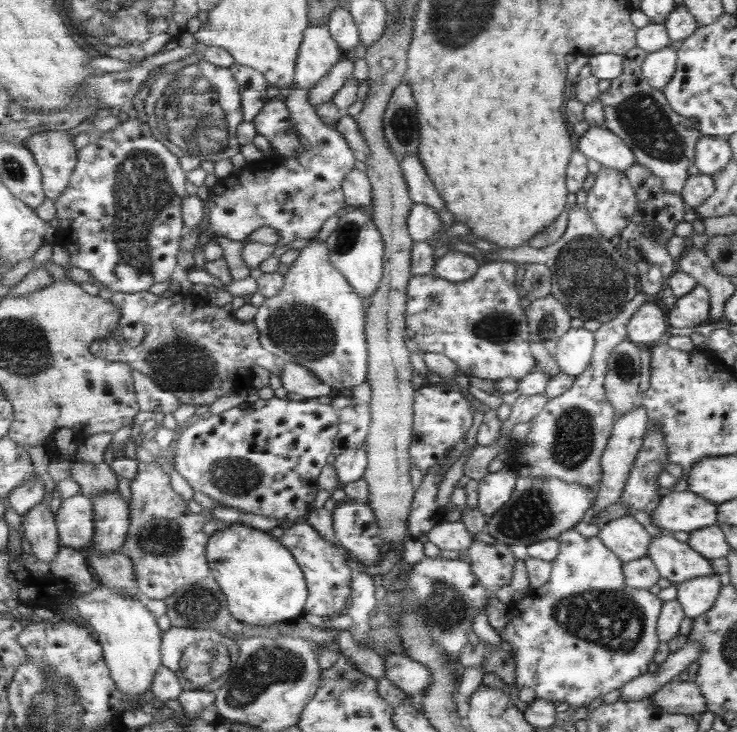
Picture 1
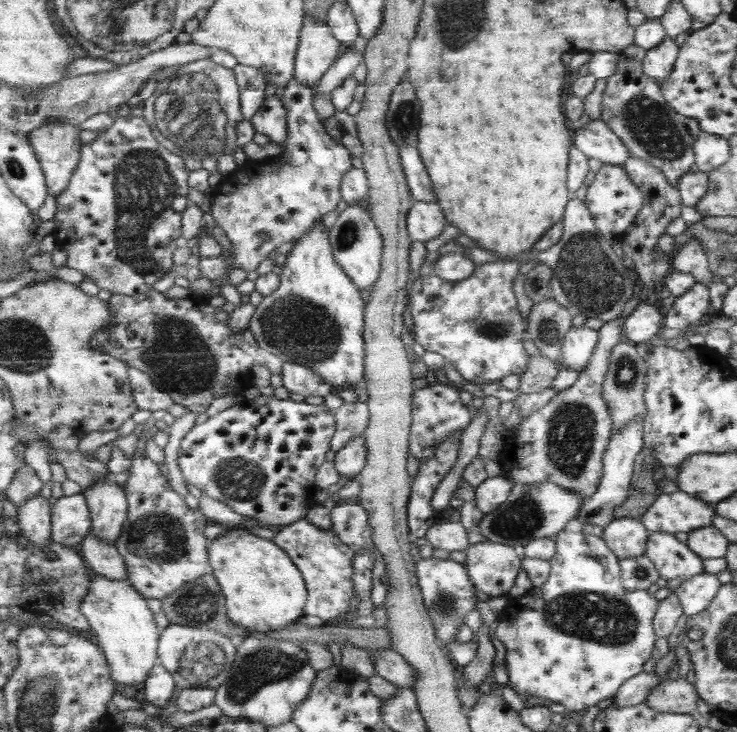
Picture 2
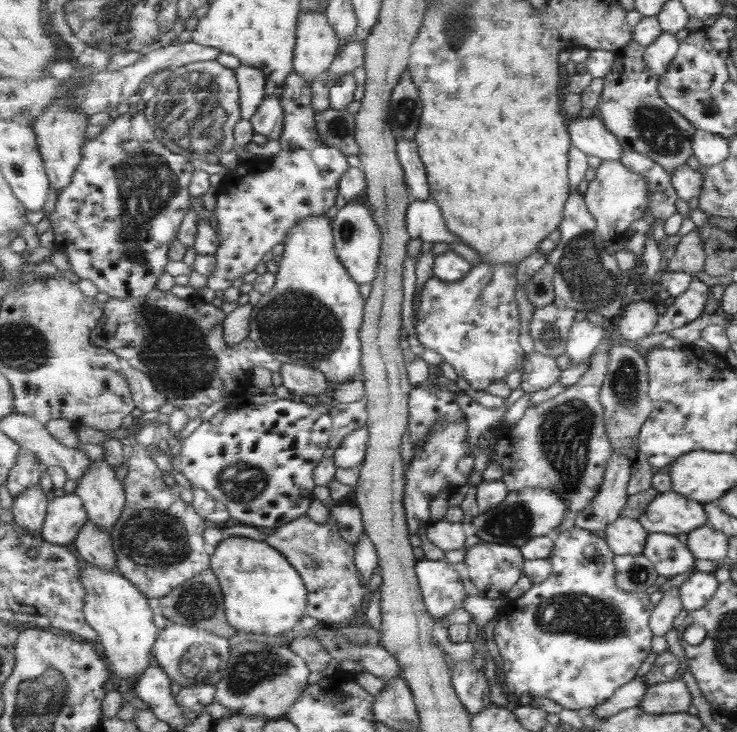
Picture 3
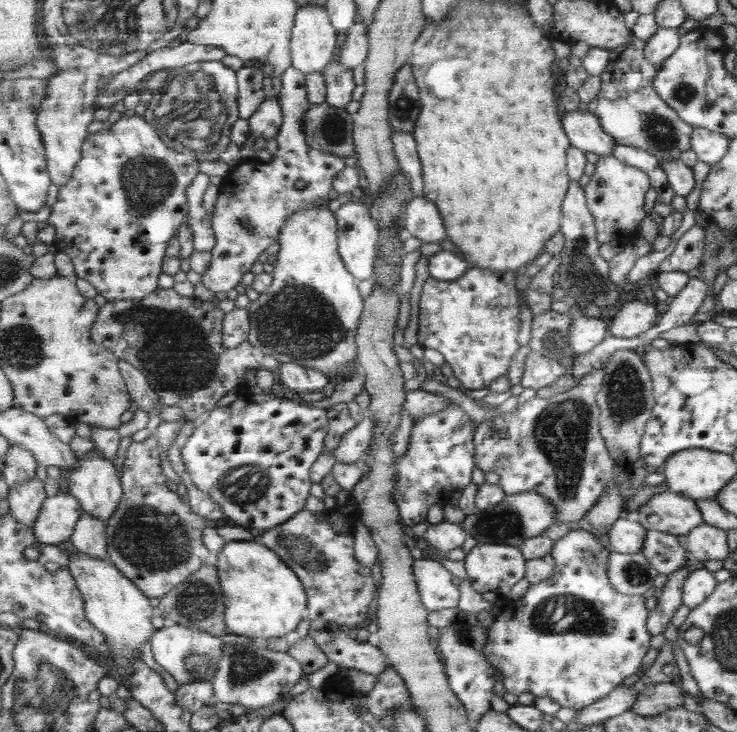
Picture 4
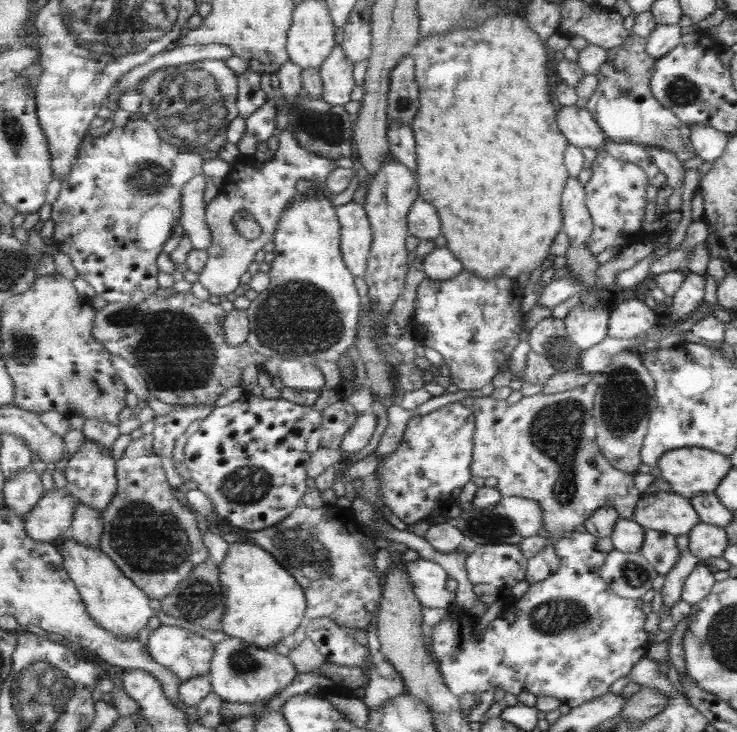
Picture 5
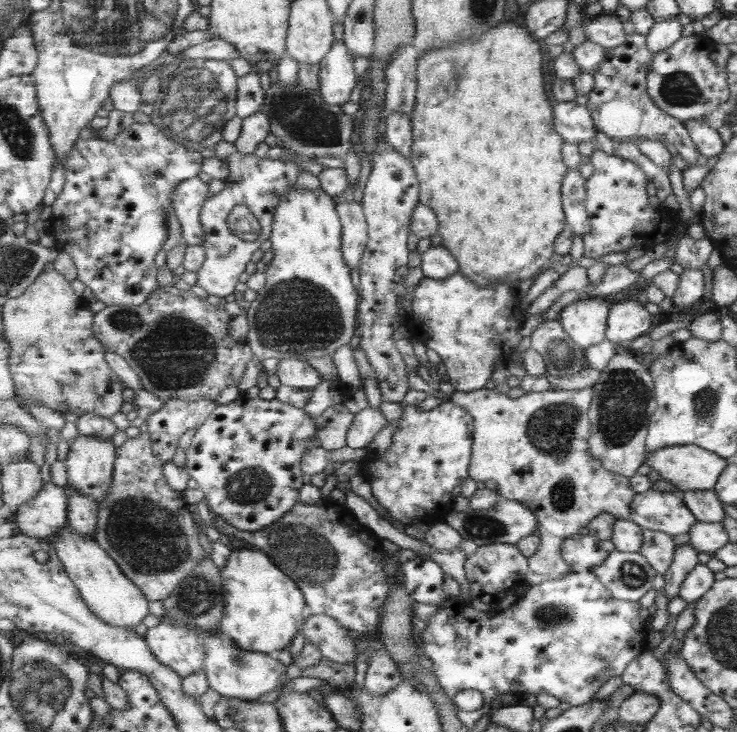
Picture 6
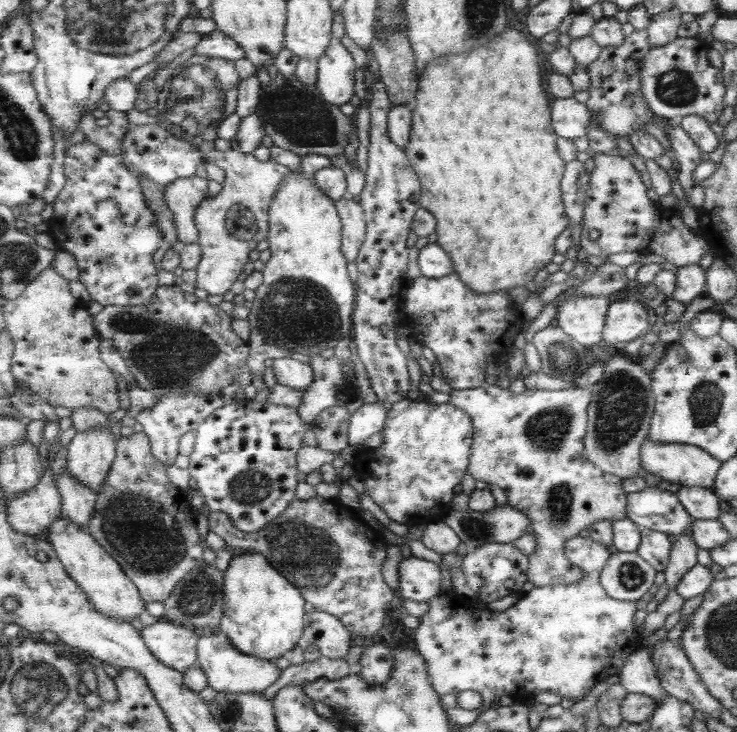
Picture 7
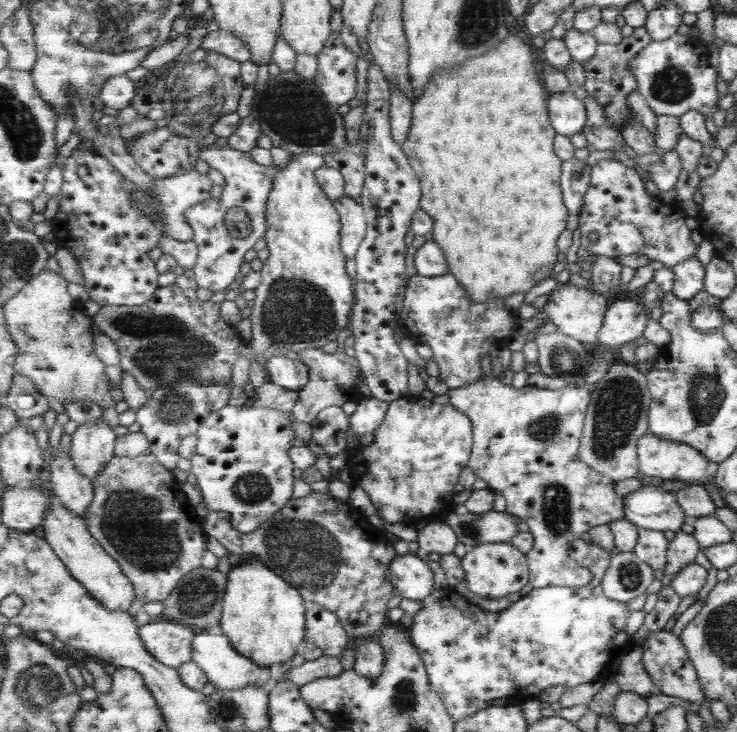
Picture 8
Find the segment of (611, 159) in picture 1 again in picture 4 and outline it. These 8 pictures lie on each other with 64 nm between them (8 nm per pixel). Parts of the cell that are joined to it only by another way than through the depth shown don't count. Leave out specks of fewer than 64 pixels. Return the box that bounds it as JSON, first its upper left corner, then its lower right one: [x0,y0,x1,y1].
[562,110,618,157]

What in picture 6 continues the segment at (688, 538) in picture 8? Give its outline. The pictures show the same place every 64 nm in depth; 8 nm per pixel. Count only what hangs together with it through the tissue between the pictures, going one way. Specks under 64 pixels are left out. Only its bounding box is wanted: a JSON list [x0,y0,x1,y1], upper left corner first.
[662,544,697,601]

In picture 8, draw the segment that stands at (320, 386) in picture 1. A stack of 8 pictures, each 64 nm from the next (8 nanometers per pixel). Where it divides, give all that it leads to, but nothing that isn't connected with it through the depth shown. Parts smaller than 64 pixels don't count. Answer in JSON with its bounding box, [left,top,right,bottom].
[265,354,310,390]

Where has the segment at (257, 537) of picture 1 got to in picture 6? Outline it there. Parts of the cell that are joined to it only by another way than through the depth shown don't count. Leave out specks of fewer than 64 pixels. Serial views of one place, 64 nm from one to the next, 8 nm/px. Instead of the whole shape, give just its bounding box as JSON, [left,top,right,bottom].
[219,547,308,655]

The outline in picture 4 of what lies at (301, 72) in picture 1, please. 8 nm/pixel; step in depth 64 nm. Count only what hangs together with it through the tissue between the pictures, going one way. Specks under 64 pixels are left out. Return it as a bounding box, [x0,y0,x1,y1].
[292,6,339,74]

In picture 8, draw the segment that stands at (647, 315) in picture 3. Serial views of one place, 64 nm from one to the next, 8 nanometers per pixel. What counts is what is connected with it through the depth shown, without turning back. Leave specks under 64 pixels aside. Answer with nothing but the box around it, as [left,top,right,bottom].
[599,300,647,347]

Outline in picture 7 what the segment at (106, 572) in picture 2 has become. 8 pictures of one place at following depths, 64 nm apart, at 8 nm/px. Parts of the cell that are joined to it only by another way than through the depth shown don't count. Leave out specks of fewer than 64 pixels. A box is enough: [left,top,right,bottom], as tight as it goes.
[55,467,98,530]

